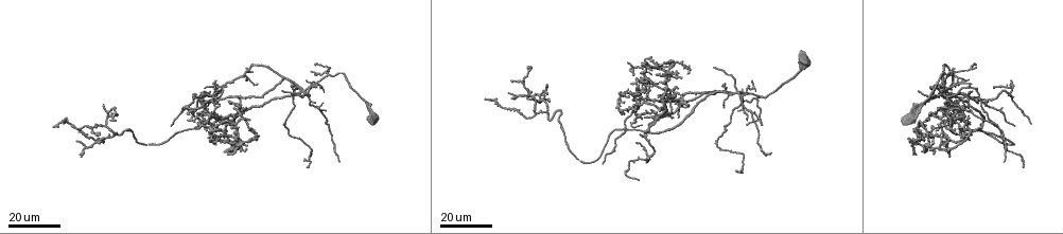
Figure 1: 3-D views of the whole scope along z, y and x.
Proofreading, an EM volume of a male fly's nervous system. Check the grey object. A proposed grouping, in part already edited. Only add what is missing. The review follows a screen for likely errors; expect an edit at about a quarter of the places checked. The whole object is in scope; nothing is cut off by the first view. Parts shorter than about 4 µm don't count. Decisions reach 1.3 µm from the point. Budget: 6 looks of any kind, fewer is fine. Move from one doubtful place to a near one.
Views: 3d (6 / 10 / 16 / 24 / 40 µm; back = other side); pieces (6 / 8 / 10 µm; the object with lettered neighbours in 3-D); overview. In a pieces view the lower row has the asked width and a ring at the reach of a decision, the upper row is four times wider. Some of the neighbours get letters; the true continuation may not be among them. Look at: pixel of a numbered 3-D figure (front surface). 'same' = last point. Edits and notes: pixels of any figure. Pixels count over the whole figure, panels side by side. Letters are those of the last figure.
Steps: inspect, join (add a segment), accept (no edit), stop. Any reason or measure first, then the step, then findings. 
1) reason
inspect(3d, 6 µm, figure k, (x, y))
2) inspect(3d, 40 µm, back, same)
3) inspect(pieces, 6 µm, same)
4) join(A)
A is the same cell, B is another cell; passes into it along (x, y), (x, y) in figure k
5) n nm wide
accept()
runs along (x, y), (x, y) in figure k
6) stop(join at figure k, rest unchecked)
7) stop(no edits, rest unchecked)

branch stops here
inspect(3d, 16 µm, figure 1, (969, 118))

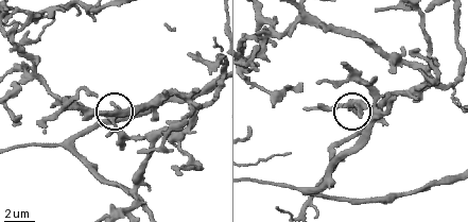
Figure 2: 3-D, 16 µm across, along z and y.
inspect(pieces, 10 µm, figure 2, (110, 102))

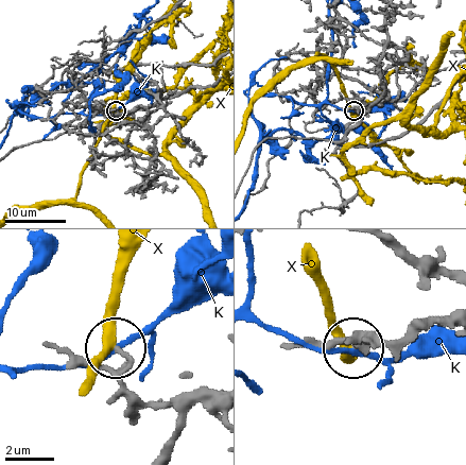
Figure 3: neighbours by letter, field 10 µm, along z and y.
accept()
K and X are other cells; runs along (172, 446), (178, 415), (125, 384), (116, 350) in figure 3; no lettered segment goes on from it

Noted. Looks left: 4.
branch stops here
inspect(3d, 16 µm, figure 1, (917, 91))

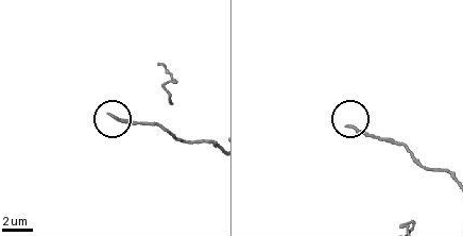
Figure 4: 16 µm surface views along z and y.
see the neighbours
inspect(pieces, 10 µm, figure 4, (111, 112))

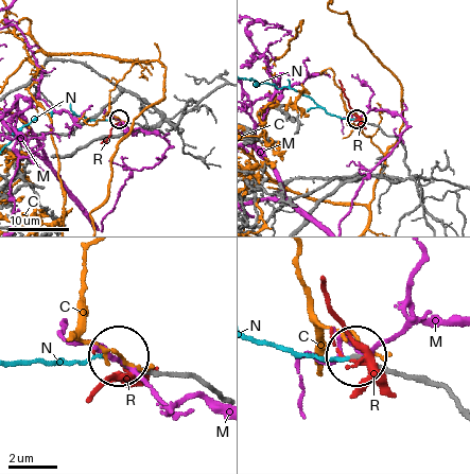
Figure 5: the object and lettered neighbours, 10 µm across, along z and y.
join(N)
N is the same cell, C, M and R are other cells; passes into it along (370, 124), (331, 116), (293, 90), (264, 83) in figure 5; it goes on there

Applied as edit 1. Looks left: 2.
stop(join at figure 5, rest unchecked)

